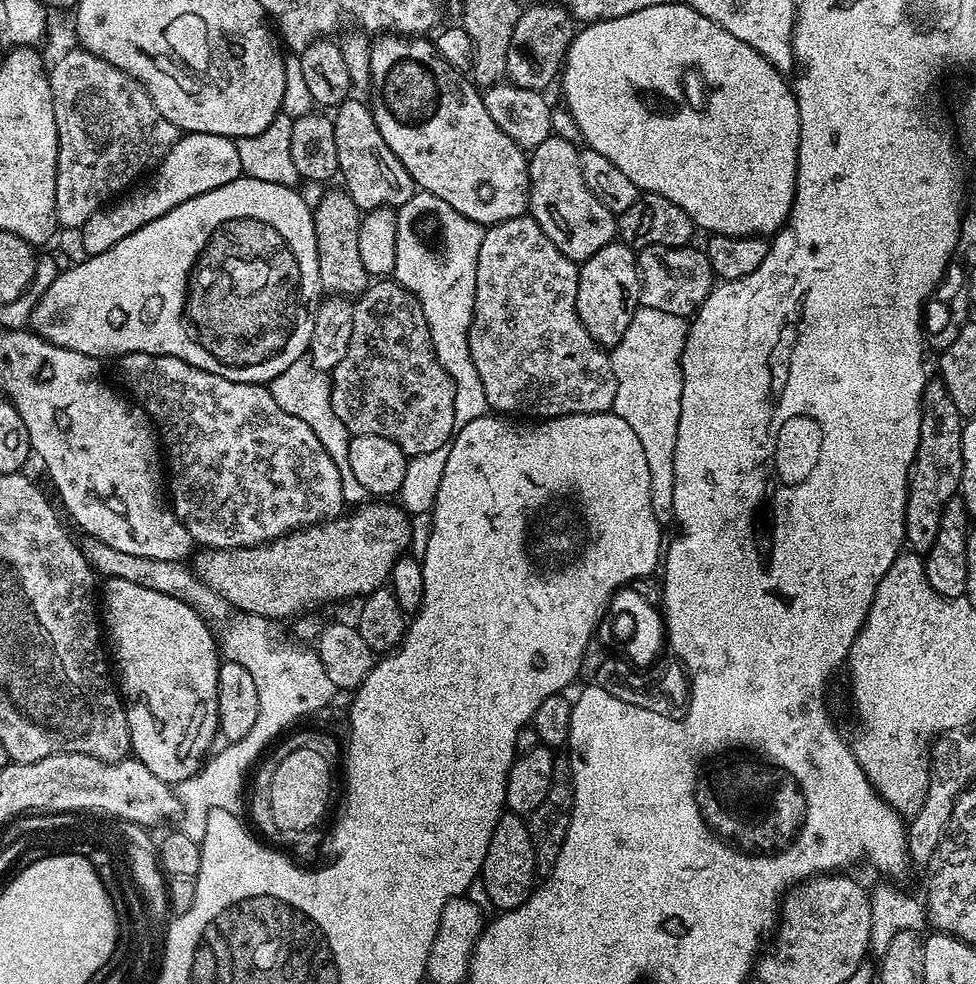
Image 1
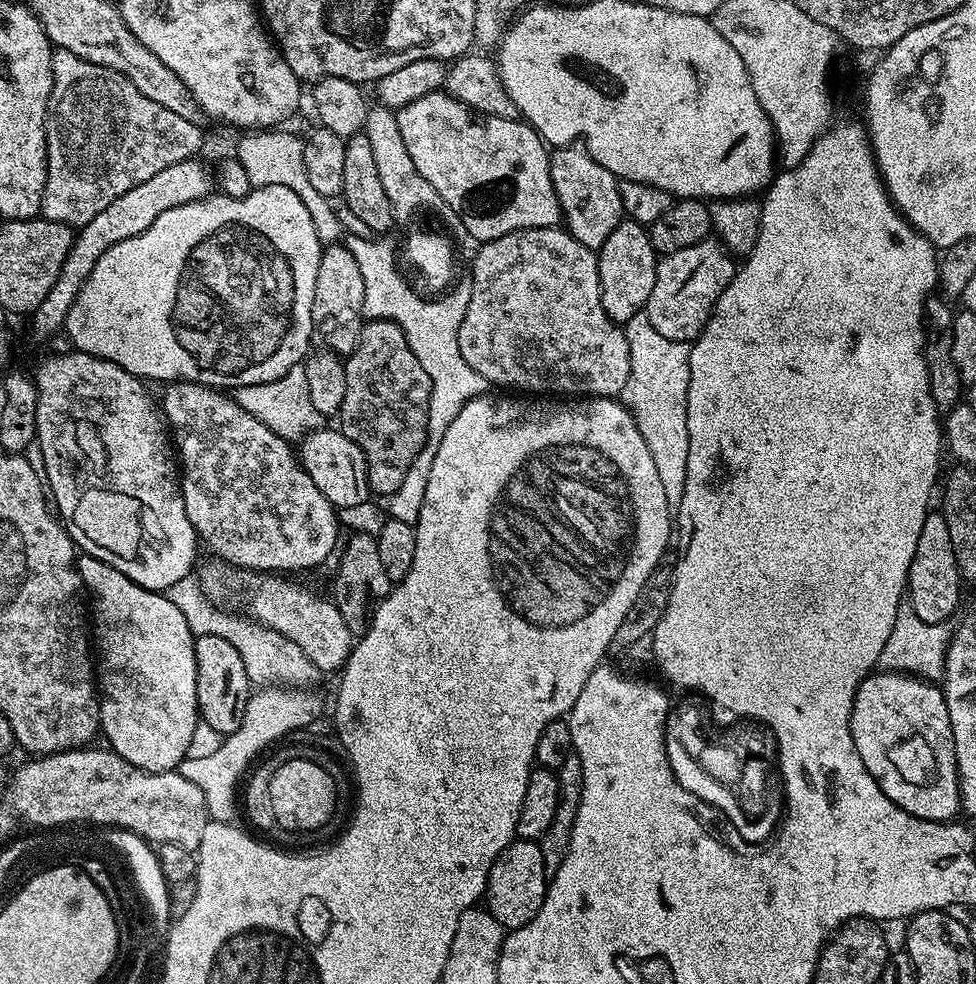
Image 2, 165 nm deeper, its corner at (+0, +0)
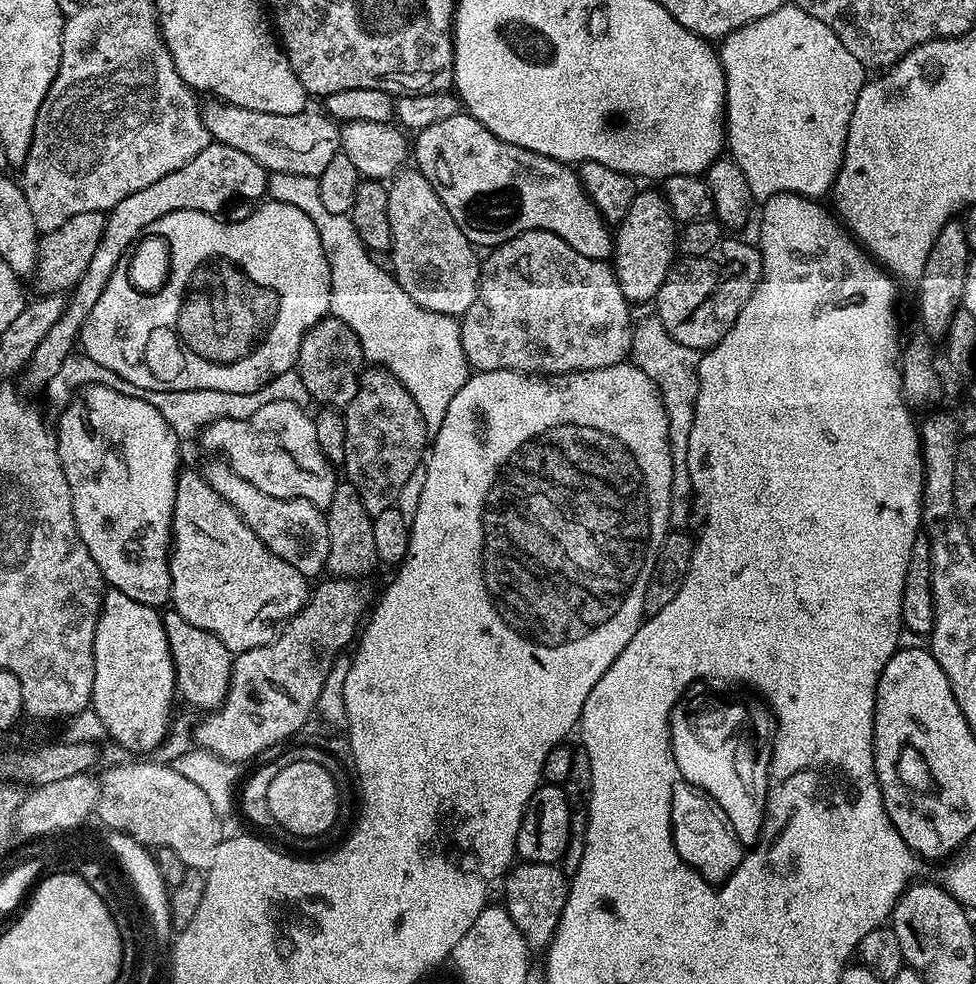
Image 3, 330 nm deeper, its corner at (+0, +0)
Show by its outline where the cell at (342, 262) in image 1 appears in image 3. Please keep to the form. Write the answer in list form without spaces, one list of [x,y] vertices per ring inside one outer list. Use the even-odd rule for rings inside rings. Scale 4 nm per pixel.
[[[327,315],[324,319],[317,322],[317,324],[307,332],[302,340],[302,346],[300,347],[300,353],[298,354],[298,358],[296,359],[295,371],[300,373],[300,377],[302,378],[302,382],[306,385],[306,390],[308,391],[309,397],[313,401],[317,400],[318,403],[324,404],[320,406],[327,406],[332,410],[343,410],[348,407],[348,404],[354,398],[354,394],[358,394],[358,386],[360,385],[360,374],[362,369],[365,367],[366,361],[364,359],[364,351],[362,350],[362,346],[358,342],[358,338],[354,334],[354,330],[350,330],[350,326],[346,326],[346,322],[342,322],[339,318],[334,315]]]

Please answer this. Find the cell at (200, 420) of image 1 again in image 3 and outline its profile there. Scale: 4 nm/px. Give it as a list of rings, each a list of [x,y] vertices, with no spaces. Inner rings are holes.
[[[223,459],[209,460],[212,461],[202,468],[204,481],[214,486],[214,490],[218,490],[218,494],[222,494],[222,498],[226,498],[234,510],[238,510],[246,526],[250,526],[250,530],[254,530],[254,534],[258,534],[258,538],[262,538],[264,545],[278,554],[282,562],[290,562],[290,566],[294,566],[294,570],[303,576],[319,577],[319,572],[323,573],[328,563],[328,527],[324,521],[324,512],[305,500],[283,500],[262,494],[258,486],[250,486],[246,478],[234,474],[232,467],[224,463]]]

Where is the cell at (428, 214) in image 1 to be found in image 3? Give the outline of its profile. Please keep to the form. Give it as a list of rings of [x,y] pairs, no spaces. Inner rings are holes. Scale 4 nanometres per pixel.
[[[273,172],[268,177],[266,196],[268,200],[298,206],[298,210],[314,222],[314,230],[318,230],[330,266],[331,315],[354,330],[369,365],[384,368],[396,376],[410,398],[418,402],[429,433],[437,432],[442,418],[446,418],[446,410],[450,410],[454,394],[462,390],[470,375],[468,359],[462,350],[460,320],[418,306],[391,272],[374,266],[367,246],[358,238],[358,230],[354,230],[351,215],[330,214],[330,210],[322,206],[317,177]]]

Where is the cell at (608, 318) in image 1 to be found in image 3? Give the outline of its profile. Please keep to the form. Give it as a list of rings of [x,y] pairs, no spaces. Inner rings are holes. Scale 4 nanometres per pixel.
[[[637,191],[626,218],[622,218],[614,228],[614,243],[610,263],[616,273],[616,281],[629,305],[655,301],[666,274],[677,259],[676,233],[678,225],[673,220],[668,202],[659,191]]]

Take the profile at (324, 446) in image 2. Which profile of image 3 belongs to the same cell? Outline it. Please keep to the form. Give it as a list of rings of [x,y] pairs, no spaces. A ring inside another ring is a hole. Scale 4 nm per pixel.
[[[266,402],[262,410],[250,414],[250,418],[226,418],[206,425],[199,433],[198,441],[208,454],[219,454],[224,463],[229,464],[250,486],[258,486],[262,494],[270,494],[283,500],[305,500],[316,508],[327,510],[330,498],[334,498],[334,490],[338,483],[337,469],[329,464],[318,446],[316,421],[304,413],[305,409],[294,402]]]

